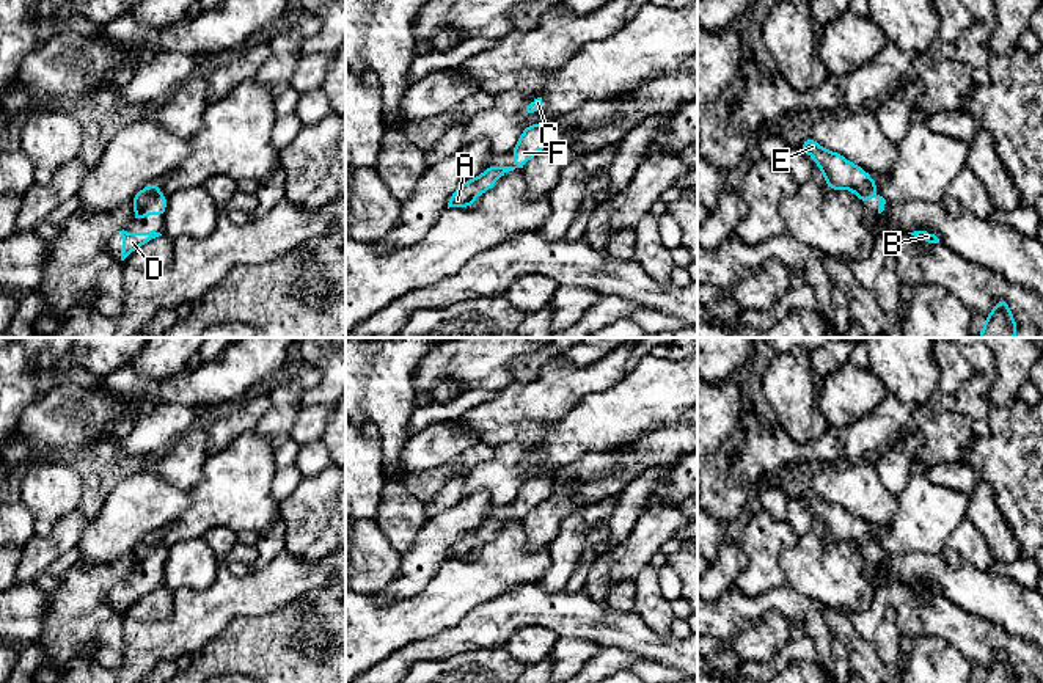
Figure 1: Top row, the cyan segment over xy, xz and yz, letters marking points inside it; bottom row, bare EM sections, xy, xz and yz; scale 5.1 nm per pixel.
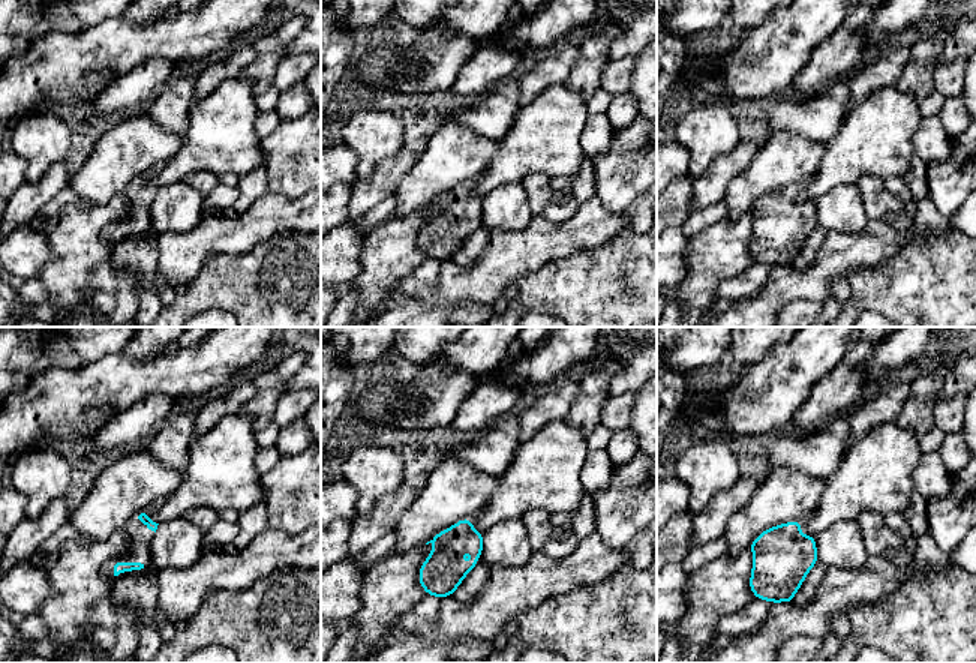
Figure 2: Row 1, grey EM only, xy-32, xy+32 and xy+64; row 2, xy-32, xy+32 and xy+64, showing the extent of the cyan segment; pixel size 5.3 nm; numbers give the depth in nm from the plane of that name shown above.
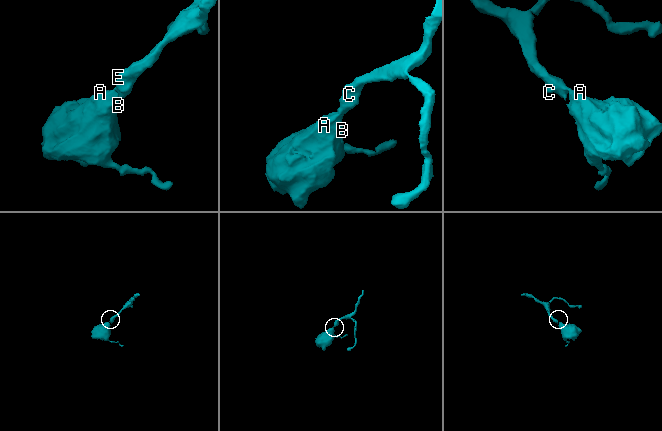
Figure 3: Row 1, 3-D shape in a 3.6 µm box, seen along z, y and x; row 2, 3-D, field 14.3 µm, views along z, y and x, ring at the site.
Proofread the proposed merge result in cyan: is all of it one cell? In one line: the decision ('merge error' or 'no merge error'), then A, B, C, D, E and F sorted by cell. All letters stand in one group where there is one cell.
no merge error; A B C D E F

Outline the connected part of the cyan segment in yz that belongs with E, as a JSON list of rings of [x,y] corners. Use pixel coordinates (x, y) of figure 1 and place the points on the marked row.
[[[807,138],[800,146],[818,165],[825,174],[826,187],[831,190],[848,188],[856,193],[861,203],[872,196],[878,198],[878,214],[884,210],[886,199],[878,195],[875,179],[866,170],[848,162],[844,155],[823,149],[815,140]]]

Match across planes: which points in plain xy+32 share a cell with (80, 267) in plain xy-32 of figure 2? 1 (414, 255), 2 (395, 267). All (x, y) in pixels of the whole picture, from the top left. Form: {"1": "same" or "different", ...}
{"1": "same", "2": "same"}

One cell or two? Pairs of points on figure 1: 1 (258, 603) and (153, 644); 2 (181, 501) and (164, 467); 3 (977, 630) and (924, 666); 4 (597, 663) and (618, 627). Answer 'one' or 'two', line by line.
1: one
2: two
3: two
4: two

